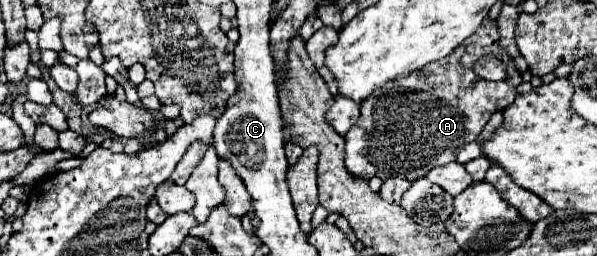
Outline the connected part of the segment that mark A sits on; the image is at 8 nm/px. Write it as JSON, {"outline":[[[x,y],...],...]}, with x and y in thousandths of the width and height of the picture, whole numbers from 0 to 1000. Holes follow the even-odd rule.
{"outline":[[[814,82],[791,145],[784,145],[774,176],[767,176],[767,191],[760,191],[747,230],[720,246],[717,262],[693,277],[680,301],[667,301],[653,324],[647,324],[640,348],[626,355],[620,379],[613,379],[613,395],[606,395],[603,410],[603,457],[596,473],[596,488],[586,504],[586,520],[580,520],[580,660],[586,684],[600,691],[600,699],[623,699],[623,691],[637,691],[637,699],[650,699],[650,691],[677,691],[677,699],[704,699],[710,691],[720,660],[747,645],[754,629],[764,629],[767,590],[791,559],[804,512],[811,504],[811,488],[817,480],[817,465],[824,457],[824,441],[848,426],[861,379],[864,379],[864,340],[874,324],[874,293],[864,270],[864,254],[858,246],[854,215],[834,176],[834,105],[831,90],[824,98],[821,82]],[[811,215],[831,215],[844,238],[854,309],[851,316],[807,316],[794,277],[791,254],[801,223]]]}

